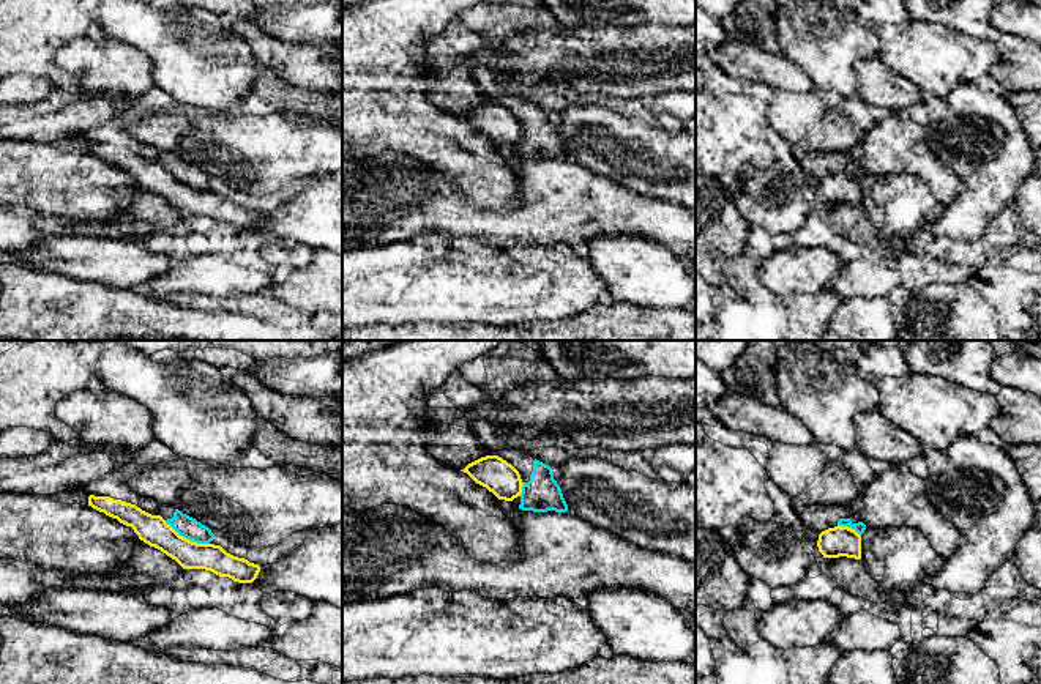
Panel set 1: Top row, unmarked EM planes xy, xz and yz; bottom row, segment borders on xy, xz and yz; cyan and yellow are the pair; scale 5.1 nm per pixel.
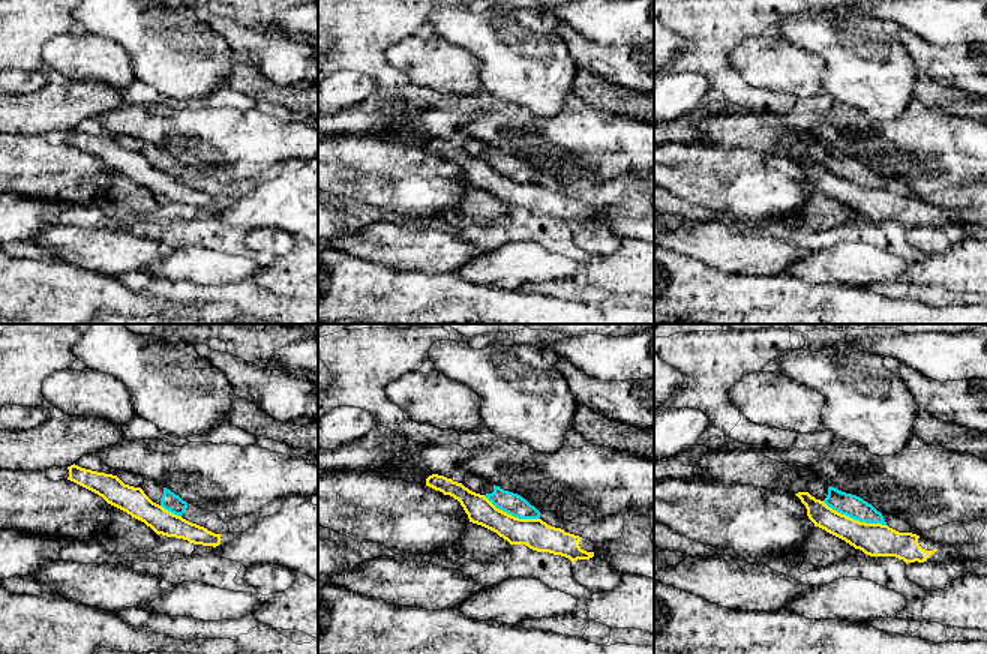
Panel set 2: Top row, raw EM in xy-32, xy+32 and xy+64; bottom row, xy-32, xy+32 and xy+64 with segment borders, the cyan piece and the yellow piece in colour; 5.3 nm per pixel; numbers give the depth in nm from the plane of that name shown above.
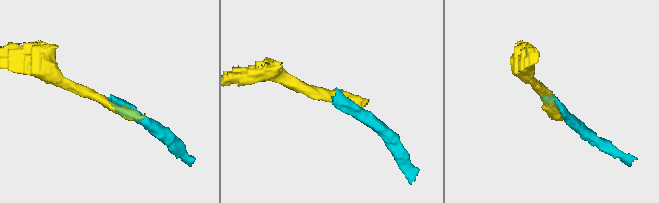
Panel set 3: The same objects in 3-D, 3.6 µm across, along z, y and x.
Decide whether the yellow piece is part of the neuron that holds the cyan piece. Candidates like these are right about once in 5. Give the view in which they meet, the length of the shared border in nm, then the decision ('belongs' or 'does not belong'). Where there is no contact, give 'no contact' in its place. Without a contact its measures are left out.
contact in xy; length 260 nm; does not belong

